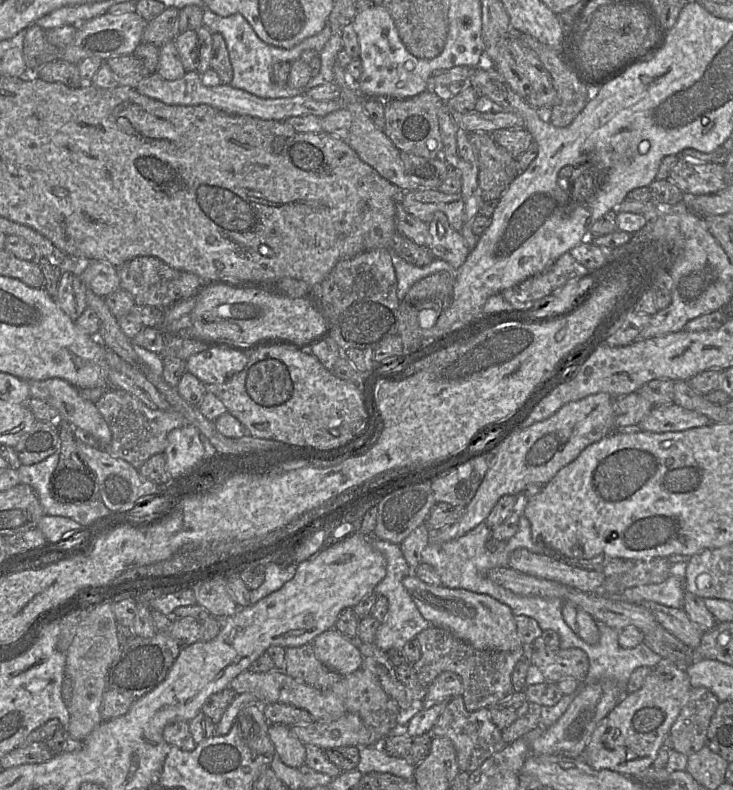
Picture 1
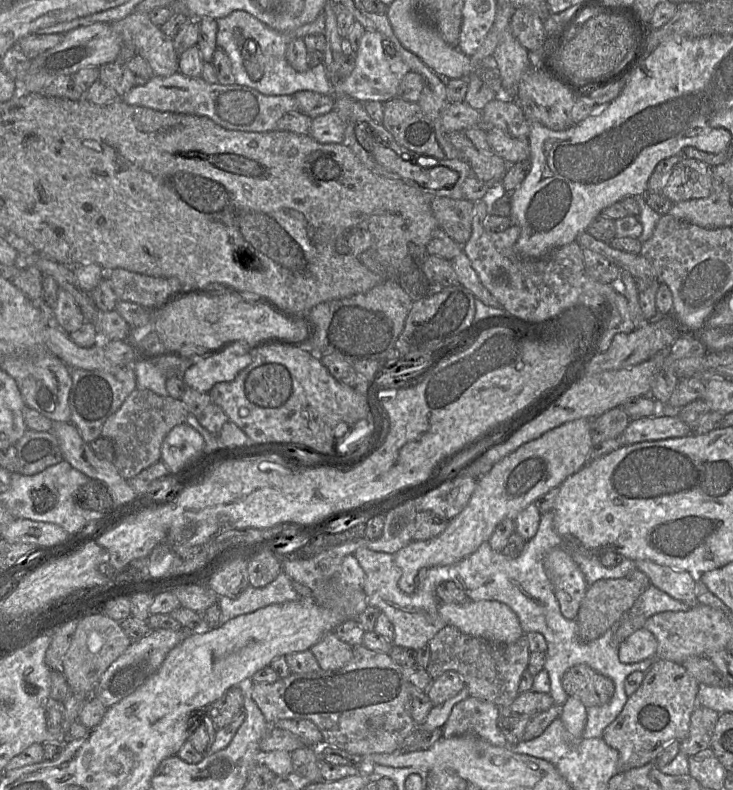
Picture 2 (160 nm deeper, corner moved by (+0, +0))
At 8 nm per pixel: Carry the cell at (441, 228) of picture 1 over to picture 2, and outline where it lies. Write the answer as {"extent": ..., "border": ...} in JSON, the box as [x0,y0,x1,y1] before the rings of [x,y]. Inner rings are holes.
{"extent":[449,251,504,309],"border":[[[464,251],[449,260],[457,275],[458,283],[468,289],[475,298],[480,299],[485,305],[504,309],[503,306],[492,296],[492,294],[481,283],[476,271]]]}

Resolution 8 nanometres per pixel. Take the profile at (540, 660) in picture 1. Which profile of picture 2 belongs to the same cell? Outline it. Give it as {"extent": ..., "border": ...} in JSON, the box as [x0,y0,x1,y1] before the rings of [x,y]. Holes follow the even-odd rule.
{"extent":[561,664,615,708],"border":[[[586,664],[569,668],[562,676],[561,683],[566,693],[578,698],[586,708],[606,704],[615,691],[610,678]]]}

